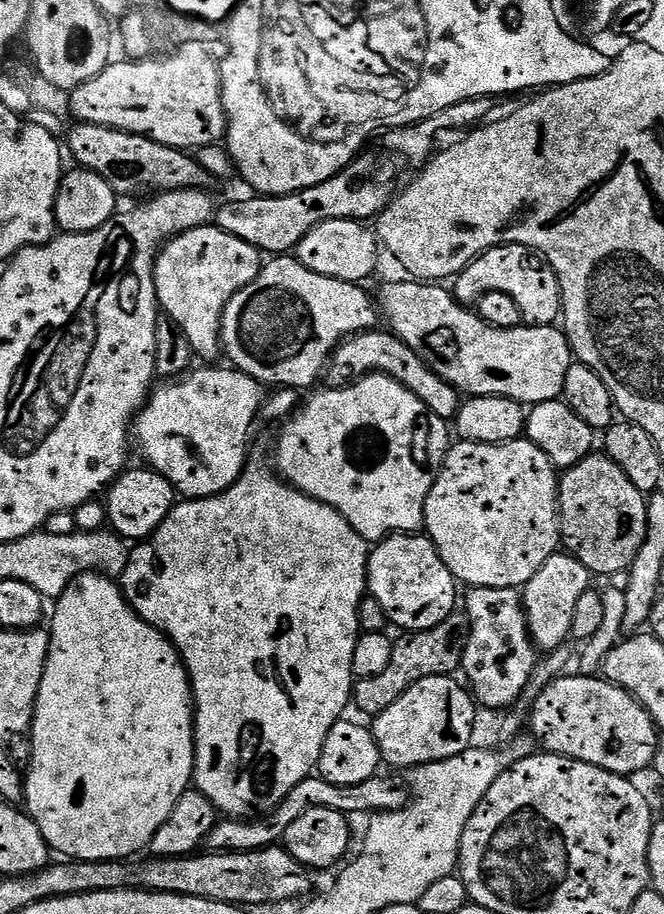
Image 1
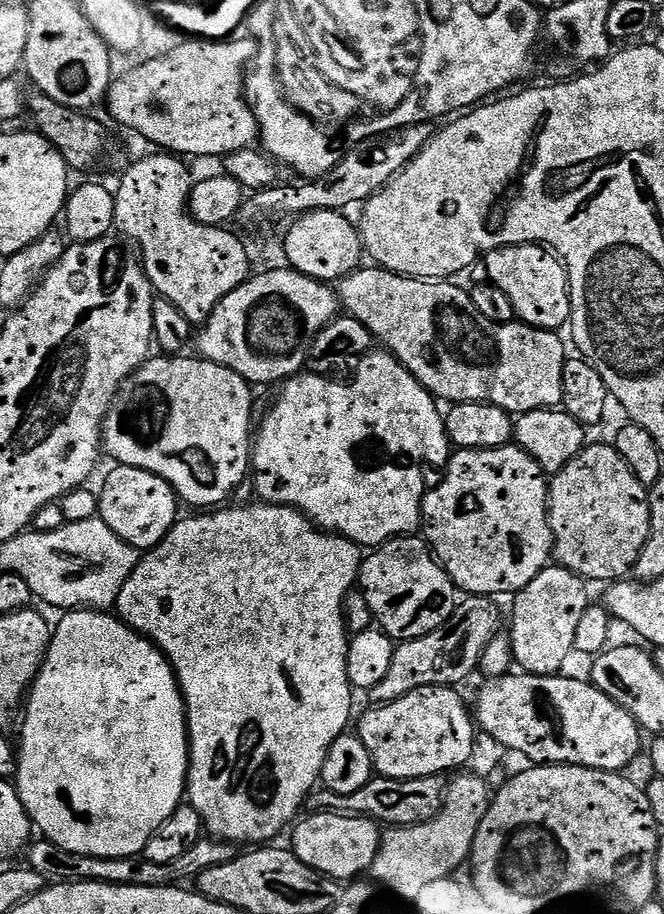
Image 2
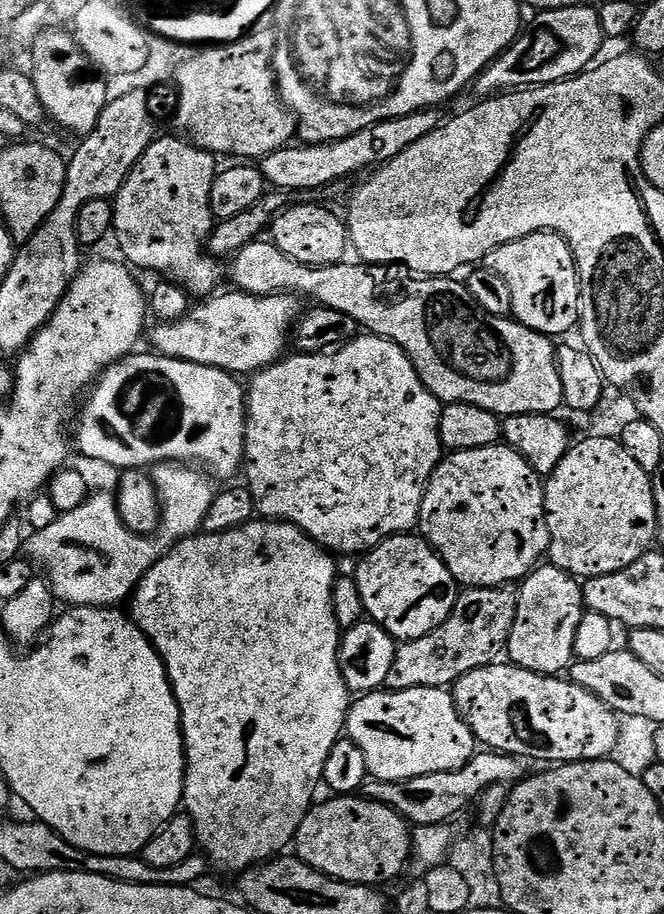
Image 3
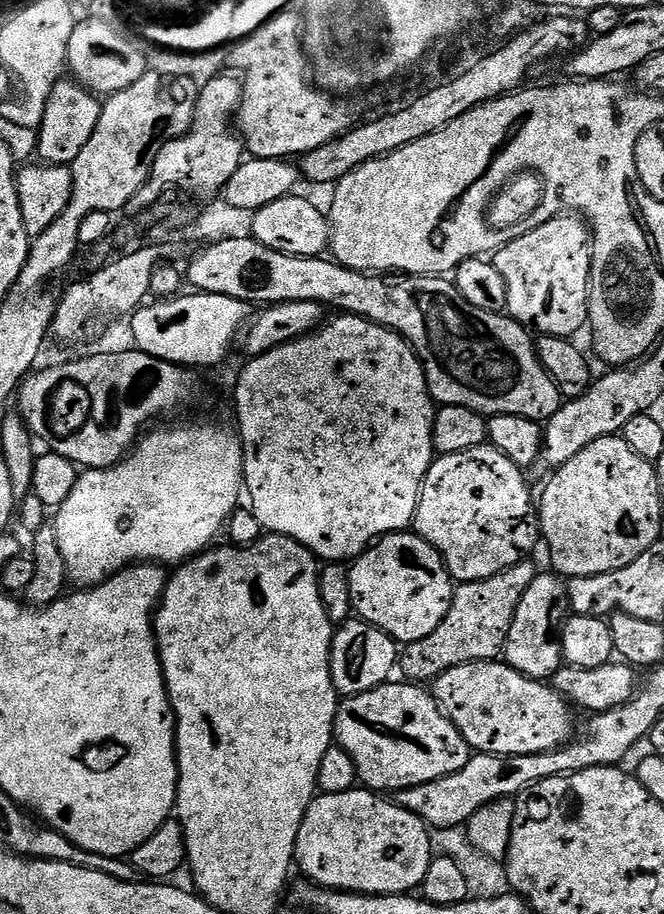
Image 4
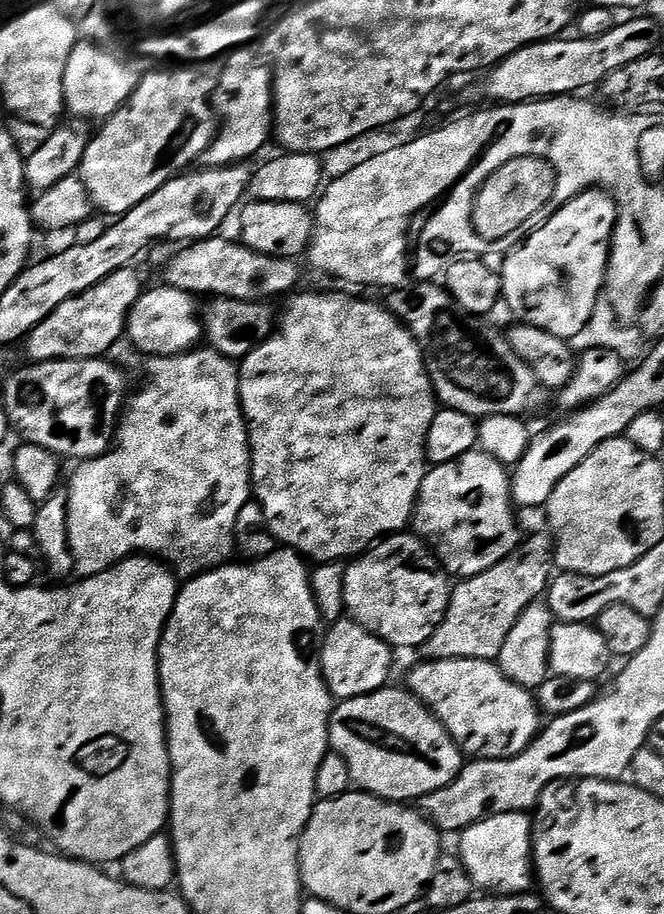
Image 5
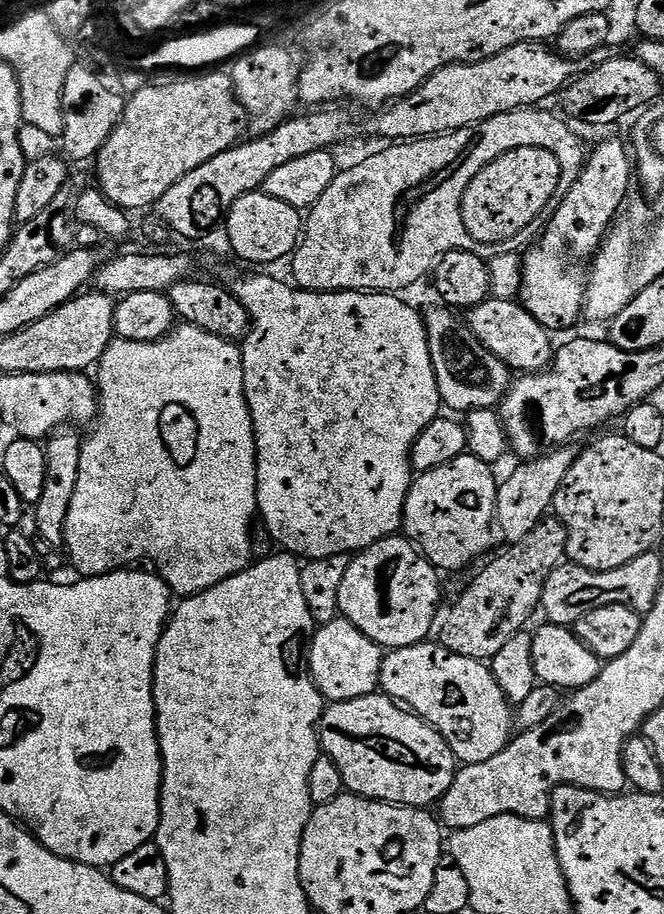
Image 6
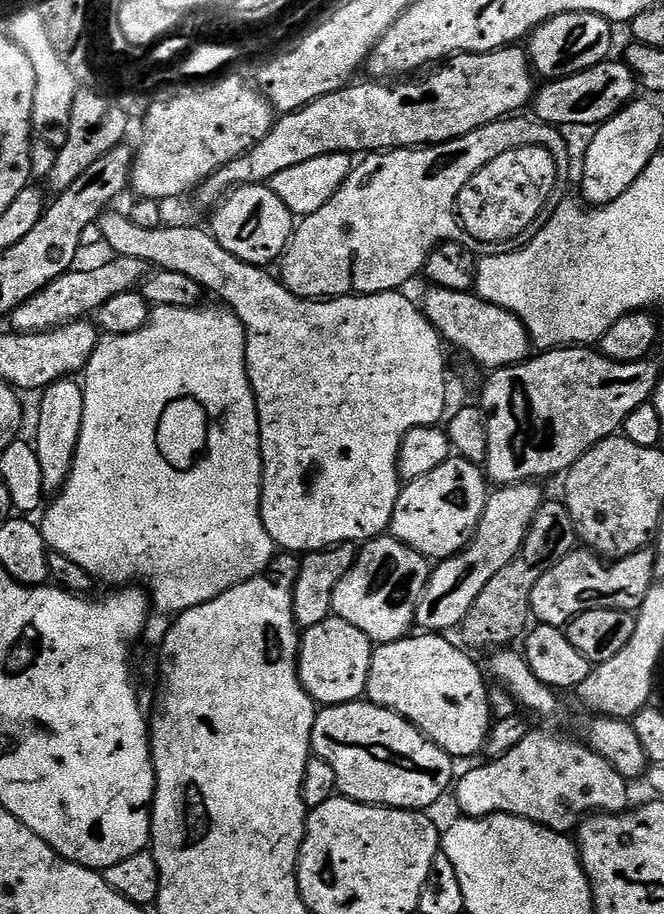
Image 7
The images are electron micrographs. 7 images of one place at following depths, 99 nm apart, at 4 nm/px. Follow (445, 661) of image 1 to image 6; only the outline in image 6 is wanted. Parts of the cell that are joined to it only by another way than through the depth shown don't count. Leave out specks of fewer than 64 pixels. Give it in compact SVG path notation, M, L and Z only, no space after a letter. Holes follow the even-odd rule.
M545 518L541 520L540 525L536 527L535 530L533 530L530 534L526 534L526 538L515 541L515 543L511 546L508 546L508 549L506 549L501 556L493 555L491 559L487 561L489 564L486 565L485 568L469 582L468 589L466 589L465 592L457 598L456 605L454 605L448 612L448 617L446 617L445 620L443 617L442 627L439 629L439 632L441 631L440 636L438 632L439 643L443 644L445 648L450 649L454 654L462 654L466 658L474 658L475 660L479 660L481 662L491 661L492 656L494 654L498 654L498 650L502 650L502 646L506 646L506 642L510 642L510 638L514 638L517 634L519 634L519 632L525 631L526 625L524 625L524 623L526 623L527 620L535 614L535 612L538 612L538 609L540 608L540 599L542 598L542 590L546 586L546 578L550 578L550 574L557 566L559 566L567 555L568 531L566 530L566 526L560 520L555 518Z

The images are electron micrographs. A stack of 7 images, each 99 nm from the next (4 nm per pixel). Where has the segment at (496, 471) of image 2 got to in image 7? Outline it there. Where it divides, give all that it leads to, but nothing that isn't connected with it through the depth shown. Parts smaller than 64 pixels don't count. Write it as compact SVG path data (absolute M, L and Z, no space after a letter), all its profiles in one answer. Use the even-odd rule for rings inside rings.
M459 458L442 462L438 470L430 470L430 474L401 487L392 515L391 535L430 562L448 560L463 552L472 541L489 495L490 484L481 465Z

